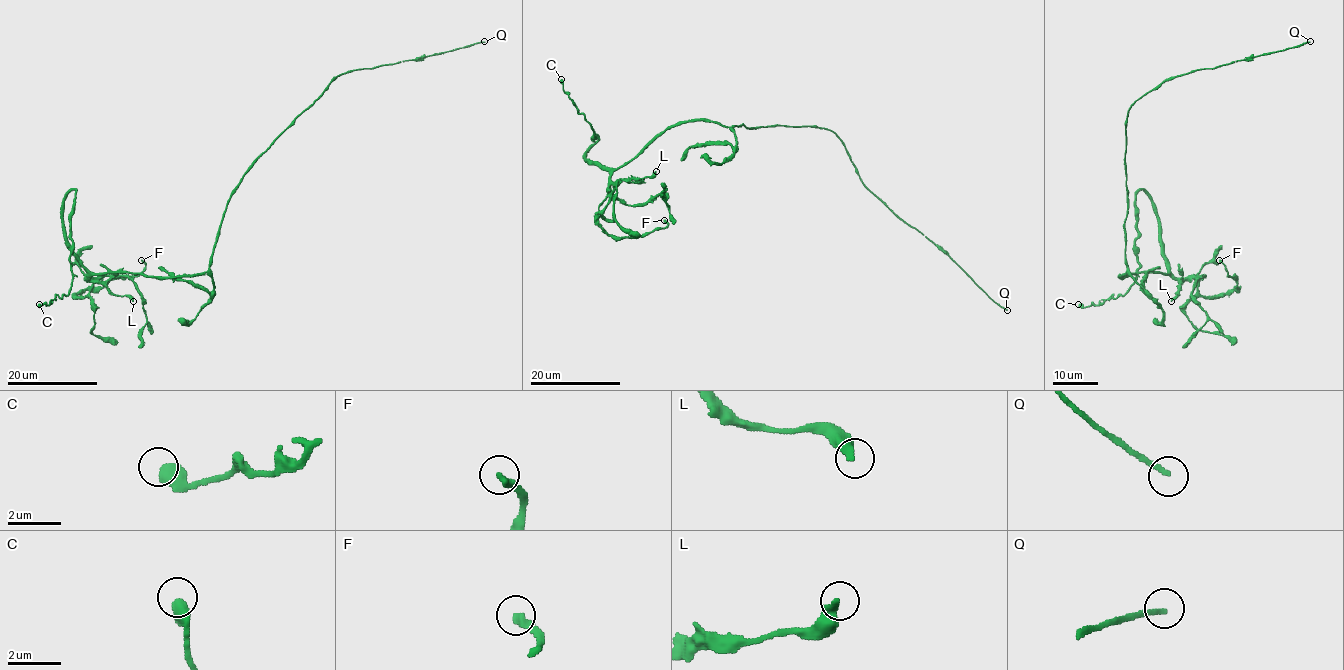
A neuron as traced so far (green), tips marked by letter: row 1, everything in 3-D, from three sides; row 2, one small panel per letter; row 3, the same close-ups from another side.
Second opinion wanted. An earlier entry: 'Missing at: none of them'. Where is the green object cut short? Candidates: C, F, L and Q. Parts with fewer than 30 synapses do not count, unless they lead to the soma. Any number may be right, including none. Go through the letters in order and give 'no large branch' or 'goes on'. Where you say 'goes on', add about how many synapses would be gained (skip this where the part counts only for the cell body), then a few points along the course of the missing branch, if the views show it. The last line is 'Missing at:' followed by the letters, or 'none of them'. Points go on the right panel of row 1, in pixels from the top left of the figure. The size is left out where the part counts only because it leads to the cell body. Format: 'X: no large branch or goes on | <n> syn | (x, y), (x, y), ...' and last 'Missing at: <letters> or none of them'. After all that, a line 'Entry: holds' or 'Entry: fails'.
C: no large branch
F: no large branch
L: no large branch
Q: goes on | 100 syn | (1310, 41), (1190, 11), (1112, 31), (1068, 152), (1125, 260), (1161, 227), (1162, 155), (1137, 162)
Missing at: Q
Entry: fails

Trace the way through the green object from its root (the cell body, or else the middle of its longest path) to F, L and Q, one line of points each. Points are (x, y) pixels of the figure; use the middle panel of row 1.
F: (736, 125), (679, 121), (613, 173), (615, 197), (598, 218), (610, 236), (647, 235), (665, 228), (664, 220)
L: (736, 125), (679, 121), (658, 133), (620, 166), (611, 179), (631, 180), (650, 177), (656, 171)
Q: (736, 125), (817, 126), (831, 130), (848, 151), (861, 182), (898, 216), (938, 245), (1007, 310)

